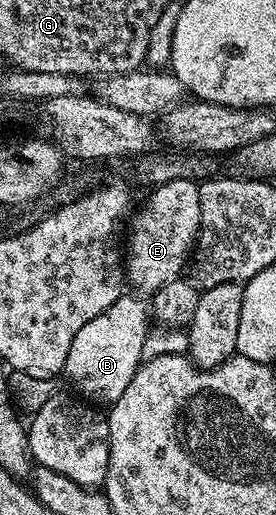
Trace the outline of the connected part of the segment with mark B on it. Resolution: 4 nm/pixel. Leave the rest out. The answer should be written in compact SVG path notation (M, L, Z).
M123 294L116 302L112 303L103 313L96 315L91 321L83 326L71 342L70 353L67 354L64 375L68 377L73 389L82 399L91 401L95 404L105 403L105 406L112 405L123 396L141 366L144 356L142 354L143 346L149 333L148 324L151 324L151 306L150 303L140 295Z

